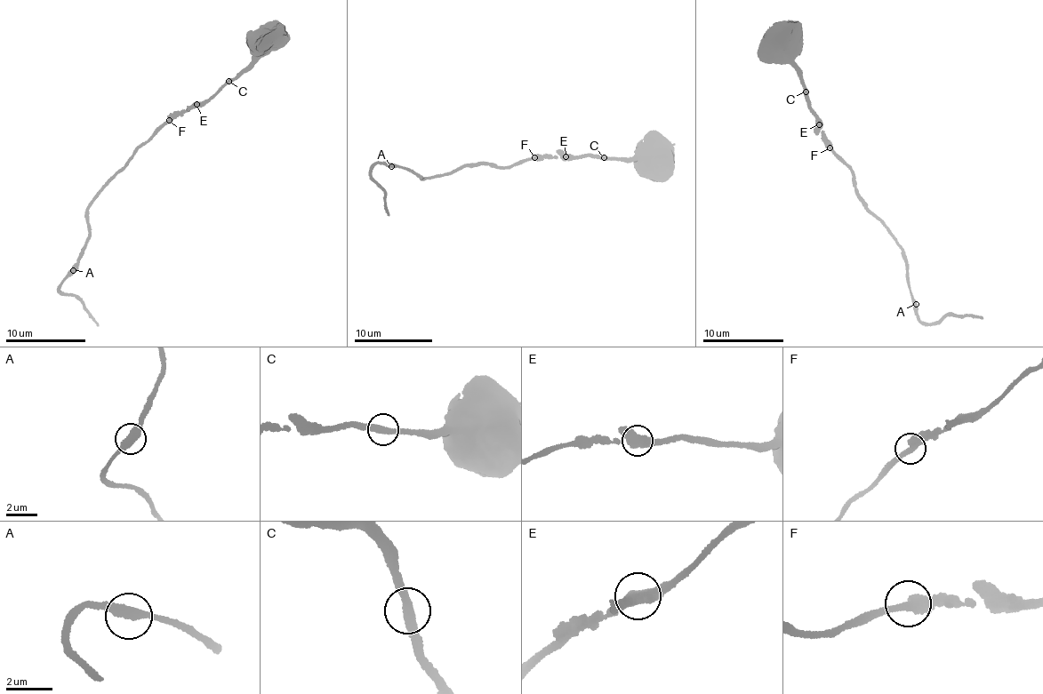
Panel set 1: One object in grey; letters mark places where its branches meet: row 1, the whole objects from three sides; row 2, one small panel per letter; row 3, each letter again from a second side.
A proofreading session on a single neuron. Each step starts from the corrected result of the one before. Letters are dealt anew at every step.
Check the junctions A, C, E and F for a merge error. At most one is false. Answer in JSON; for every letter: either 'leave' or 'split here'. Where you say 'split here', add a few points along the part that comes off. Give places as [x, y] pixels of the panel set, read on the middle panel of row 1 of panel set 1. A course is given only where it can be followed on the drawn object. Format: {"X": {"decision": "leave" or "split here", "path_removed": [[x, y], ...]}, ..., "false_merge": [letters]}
{"A": {"decision": "leave"}, "C": {"decision": "leave"}, "E": {"decision": "leave"}, "F": {"decision": "leave"}, "false_merge": []}

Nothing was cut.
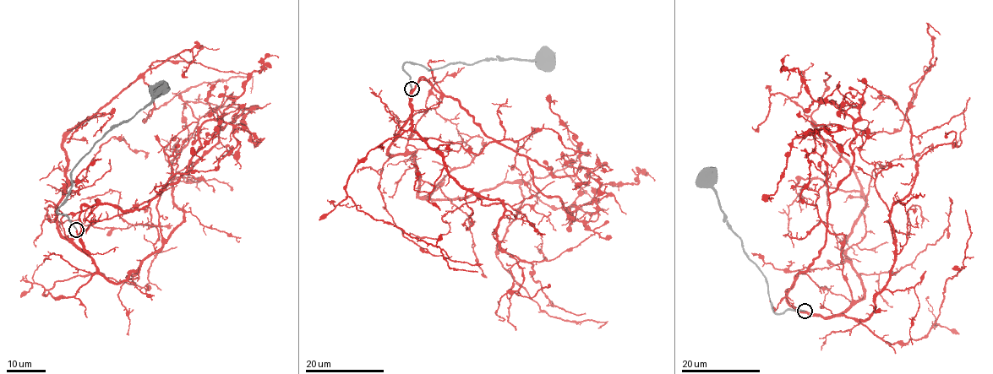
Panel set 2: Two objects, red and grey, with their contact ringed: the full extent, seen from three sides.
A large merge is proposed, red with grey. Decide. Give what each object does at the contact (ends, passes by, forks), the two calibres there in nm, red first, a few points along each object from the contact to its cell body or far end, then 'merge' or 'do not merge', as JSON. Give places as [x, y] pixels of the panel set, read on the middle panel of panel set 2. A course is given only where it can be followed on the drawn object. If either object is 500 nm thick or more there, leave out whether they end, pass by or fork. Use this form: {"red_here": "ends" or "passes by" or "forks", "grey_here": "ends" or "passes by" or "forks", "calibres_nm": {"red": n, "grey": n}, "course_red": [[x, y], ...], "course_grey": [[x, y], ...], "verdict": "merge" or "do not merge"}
{"red_here": "ends", "grey_here": "ends", "calibres_nm": {"red": 240, "grey": 180}, "course_red": [[412, 89], [388, 152], [412, 152], [418, 194], [519, 182], [496, 257], [548, 315], [597, 327]], "course_grey": [[412, 88], [408, 73], [402, 68], [405, 63], [417, 63], [429, 71], [486, 59], [532, 62], [543, 58]], "verdict": "merge"}

